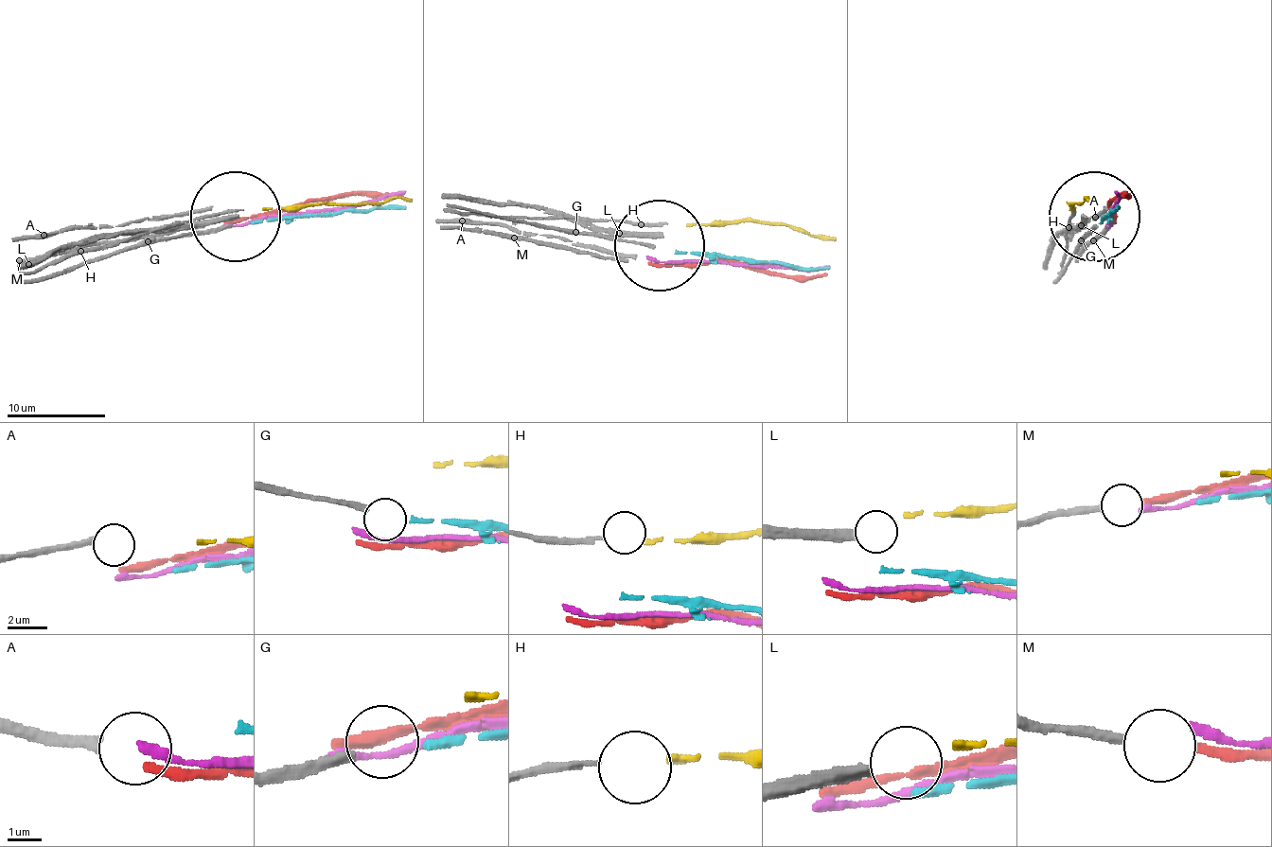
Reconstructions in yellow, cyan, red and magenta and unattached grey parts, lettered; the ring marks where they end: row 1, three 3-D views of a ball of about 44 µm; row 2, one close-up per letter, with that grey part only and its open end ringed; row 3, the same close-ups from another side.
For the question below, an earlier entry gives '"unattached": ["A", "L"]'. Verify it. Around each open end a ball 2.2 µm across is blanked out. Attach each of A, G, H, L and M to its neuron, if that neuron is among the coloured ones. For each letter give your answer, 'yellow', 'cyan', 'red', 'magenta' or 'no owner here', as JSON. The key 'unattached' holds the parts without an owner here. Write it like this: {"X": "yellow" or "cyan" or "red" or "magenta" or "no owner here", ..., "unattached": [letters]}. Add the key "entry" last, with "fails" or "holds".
{"A": "no owner here", "G": "cyan", "H": "yellow", "L": "no owner here", "M": "red", "unattached": ["A", "L"], "entry": "holds"}

